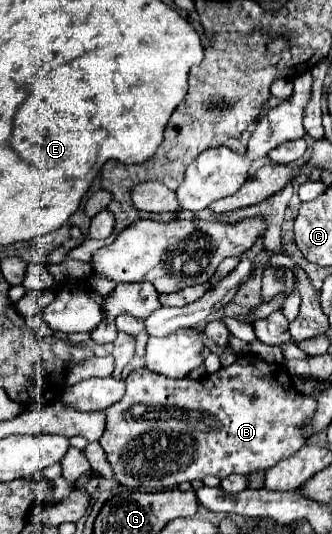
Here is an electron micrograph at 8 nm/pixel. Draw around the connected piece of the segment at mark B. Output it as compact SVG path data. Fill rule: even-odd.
M242 355L232 365L204 379L168 379L140 367L126 377L124 397L106 409L108 421L100 445L106 451L118 483L128 489L140 487L140 491L152 493L164 491L164 487L176 487L182 481L204 479L206 475L224 479L232 473L246 475L258 469L270 469L306 445L308 437L300 433L300 425L306 425L314 411L316 401L296 391L282 365L266 363L256 355Z

